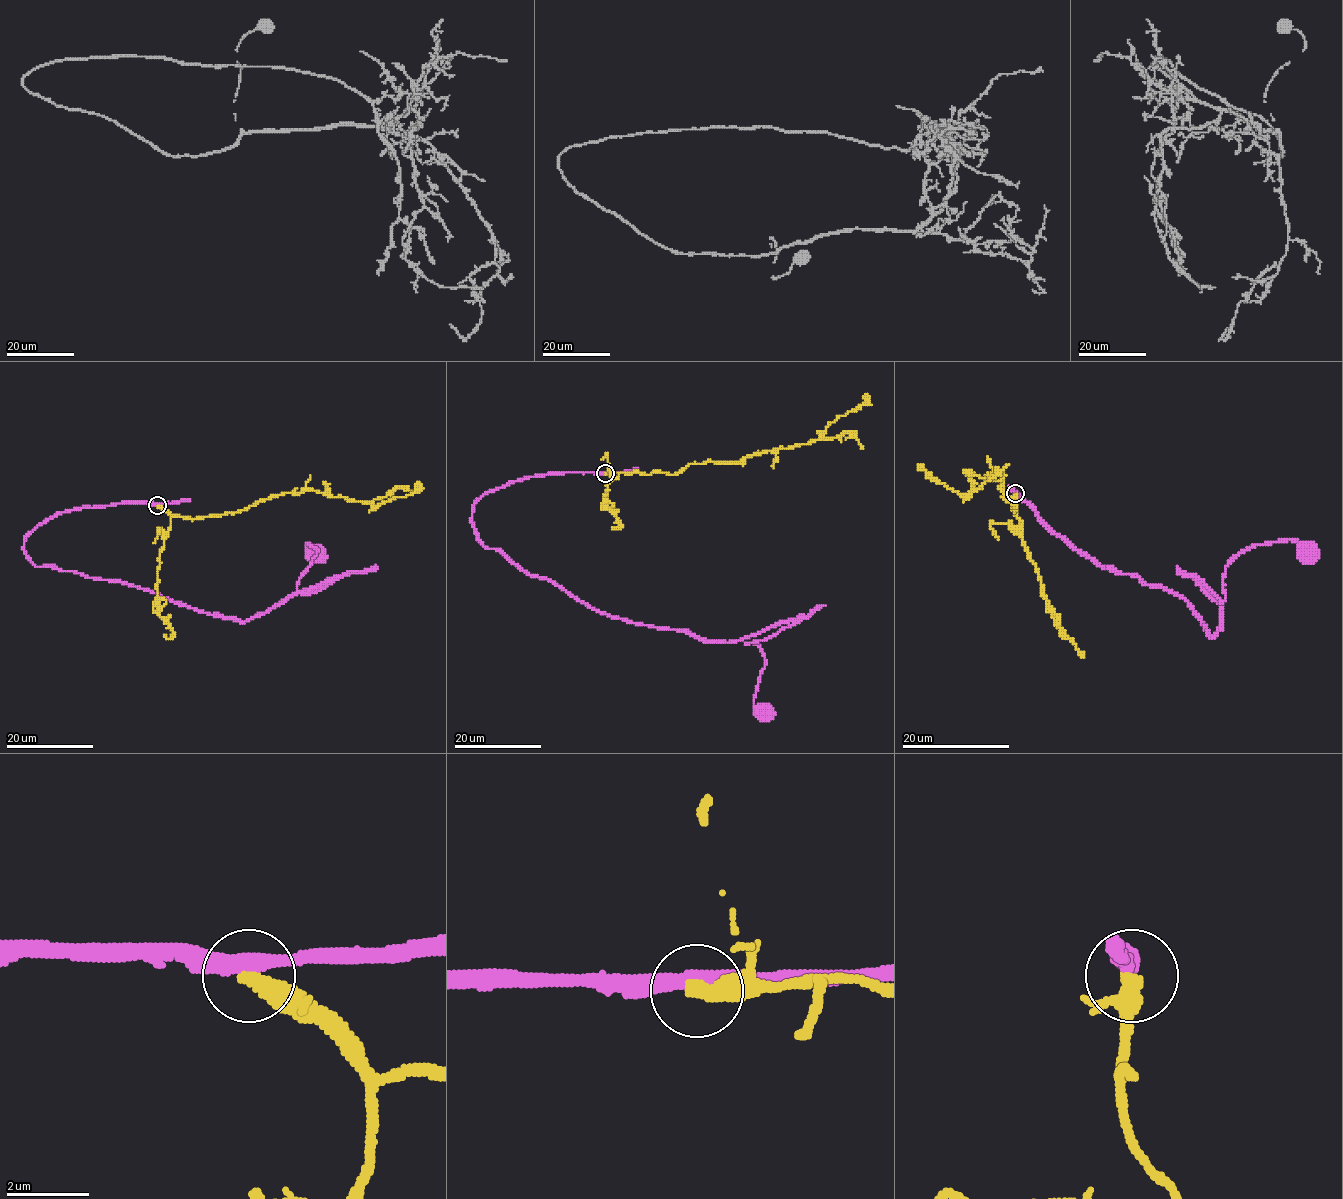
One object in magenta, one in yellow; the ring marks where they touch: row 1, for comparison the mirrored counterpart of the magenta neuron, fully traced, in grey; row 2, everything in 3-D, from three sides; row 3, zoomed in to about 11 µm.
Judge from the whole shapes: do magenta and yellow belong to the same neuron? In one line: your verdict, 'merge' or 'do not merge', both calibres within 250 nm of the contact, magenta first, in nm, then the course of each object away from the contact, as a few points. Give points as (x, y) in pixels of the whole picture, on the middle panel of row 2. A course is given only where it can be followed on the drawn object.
do not merge | 360/420 nm | magenta via (606, 474), (488, 491), (476, 537), (615, 618), (733, 642), (793, 621), (746, 643), (765, 657), (765, 714) | yellow via (606, 474), (674, 474), (692, 463), (740, 462), (810, 443), (840, 415), (863, 405), (864, 395)

